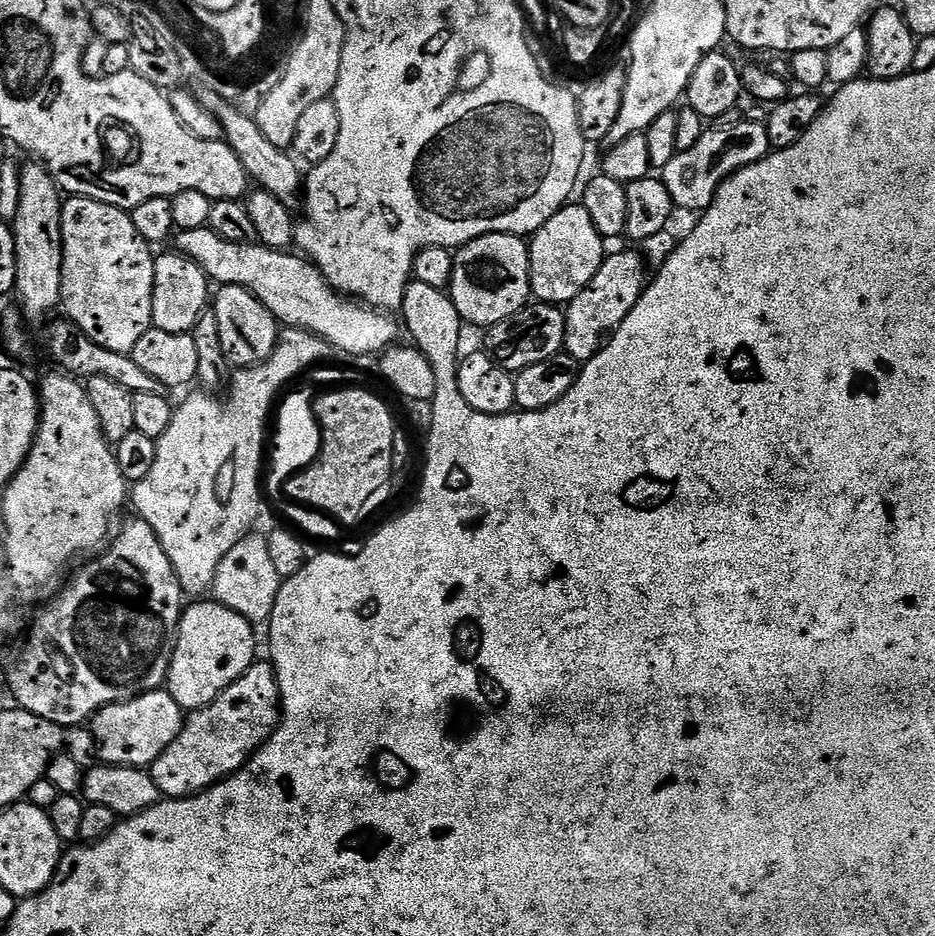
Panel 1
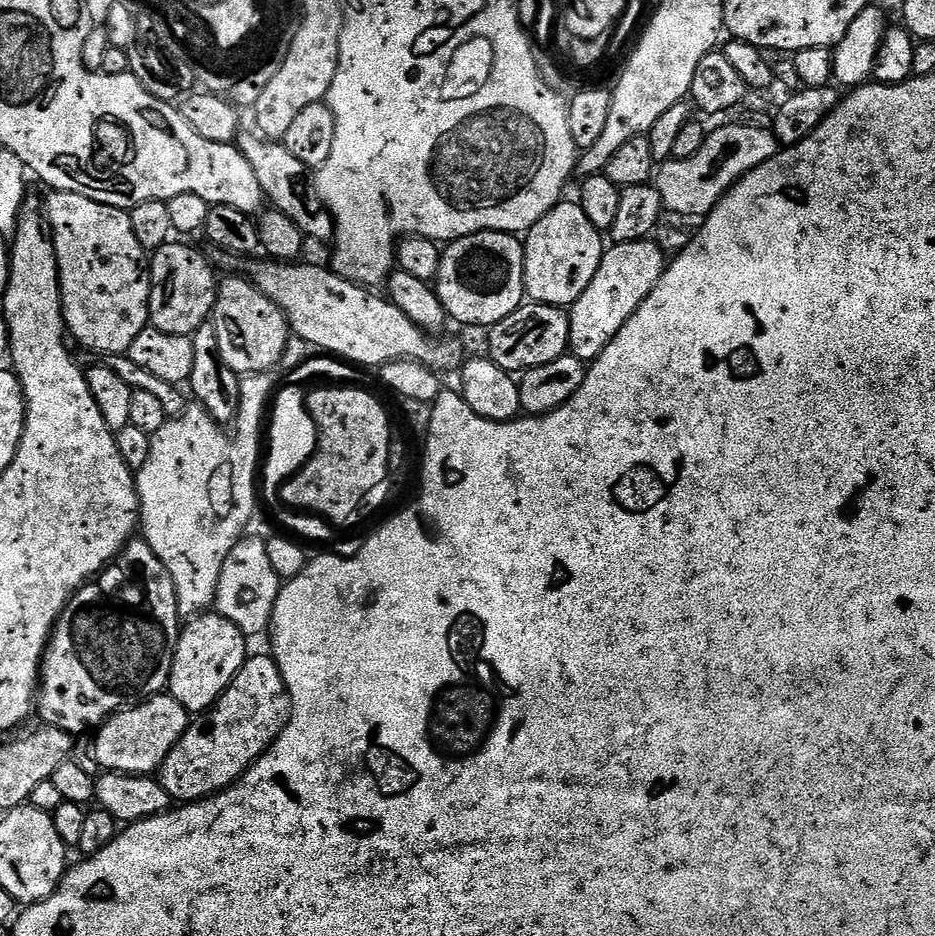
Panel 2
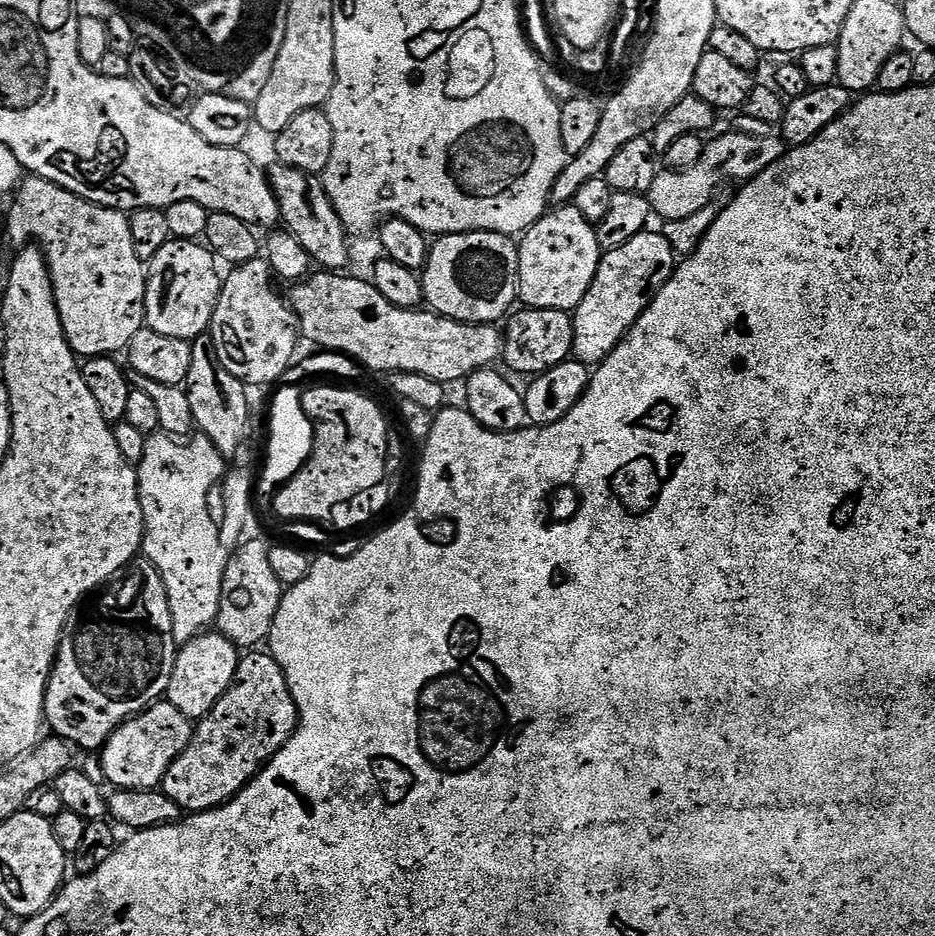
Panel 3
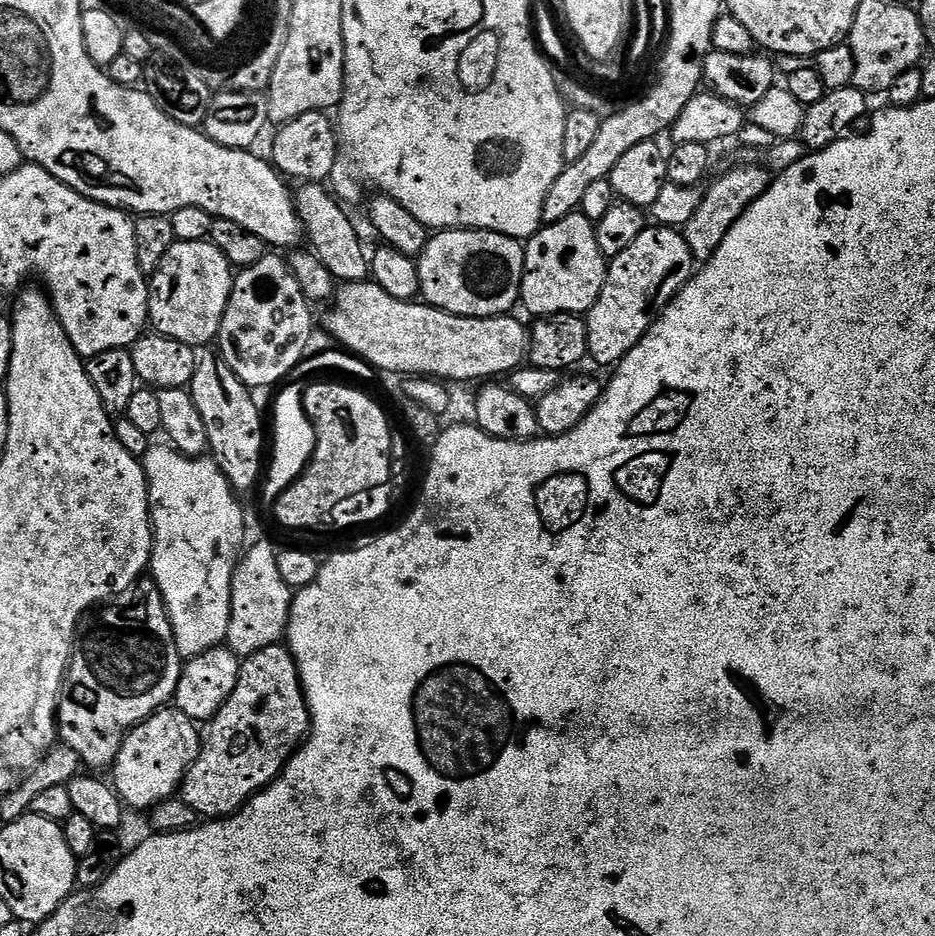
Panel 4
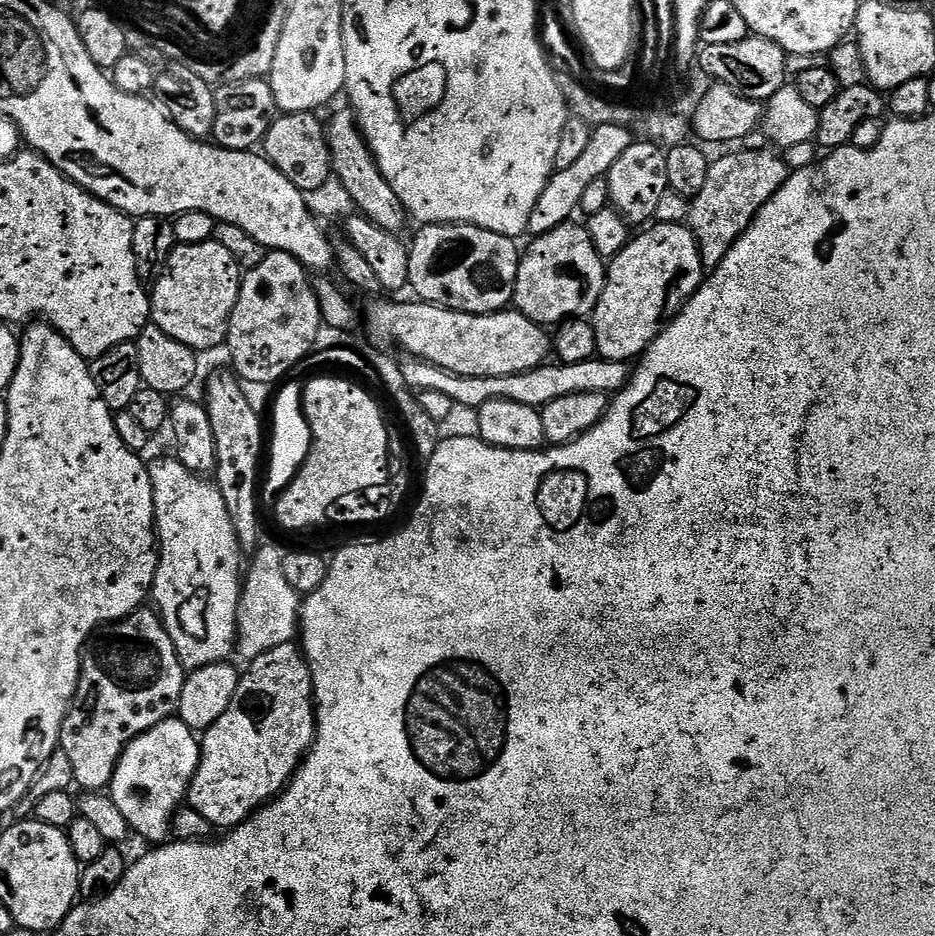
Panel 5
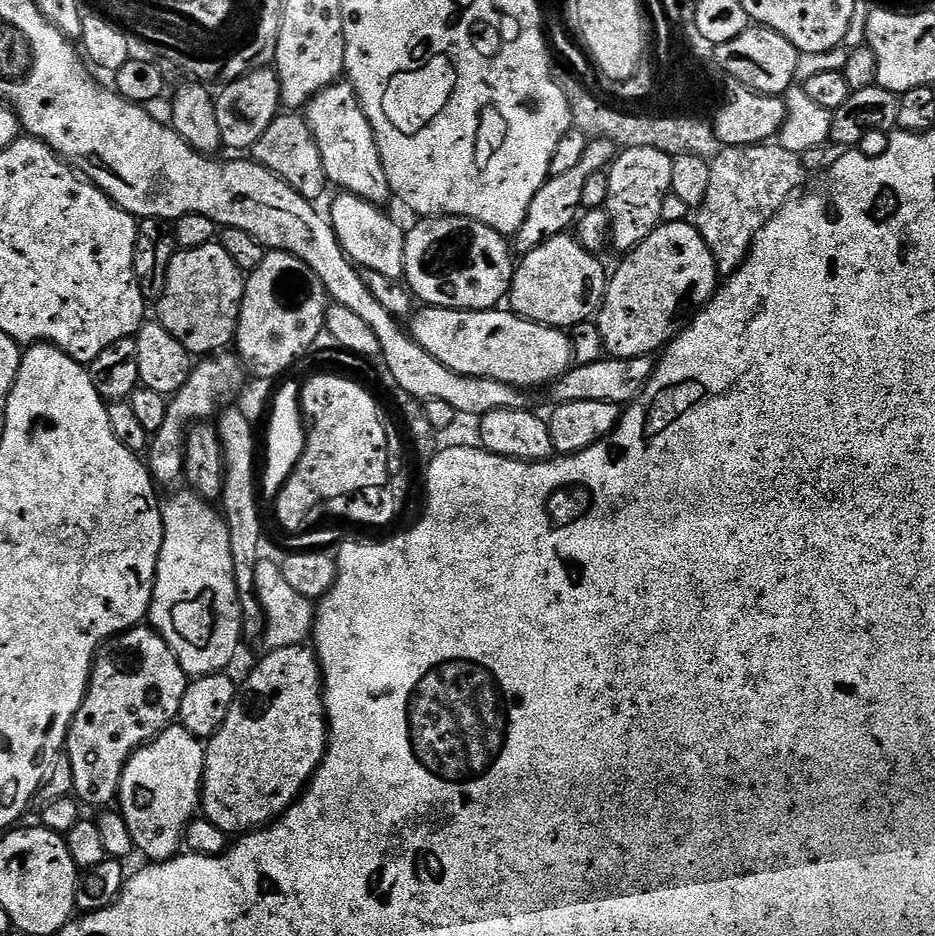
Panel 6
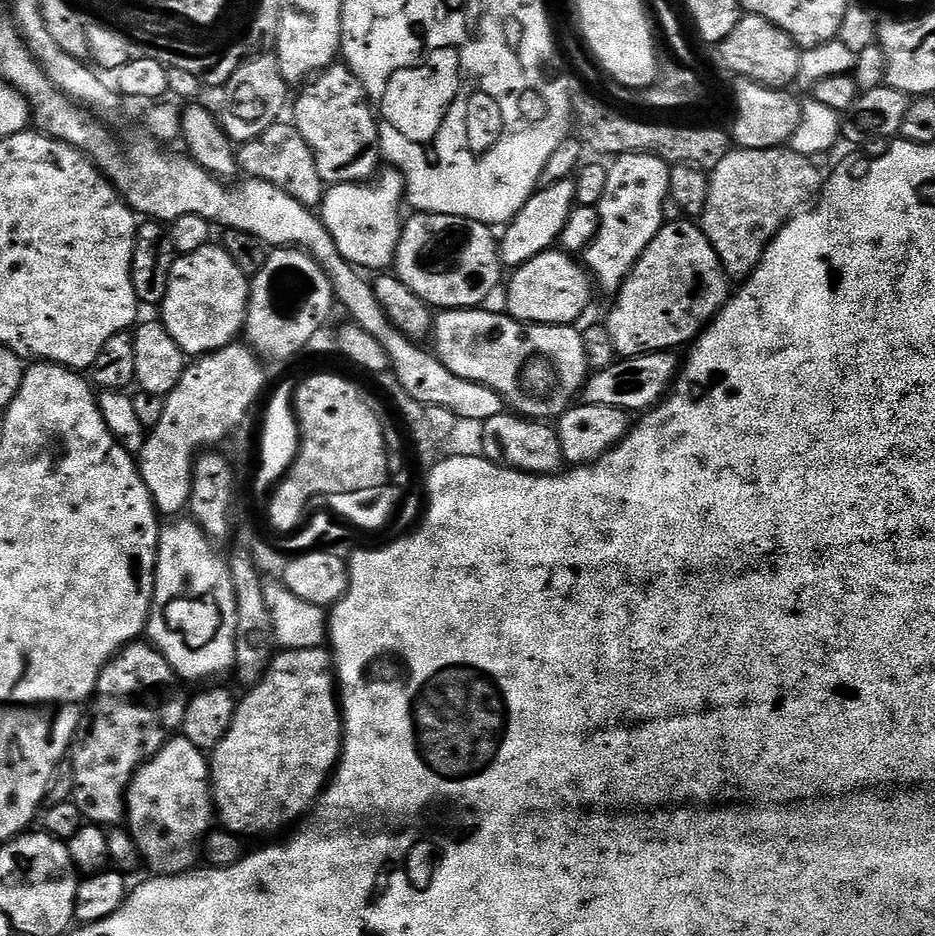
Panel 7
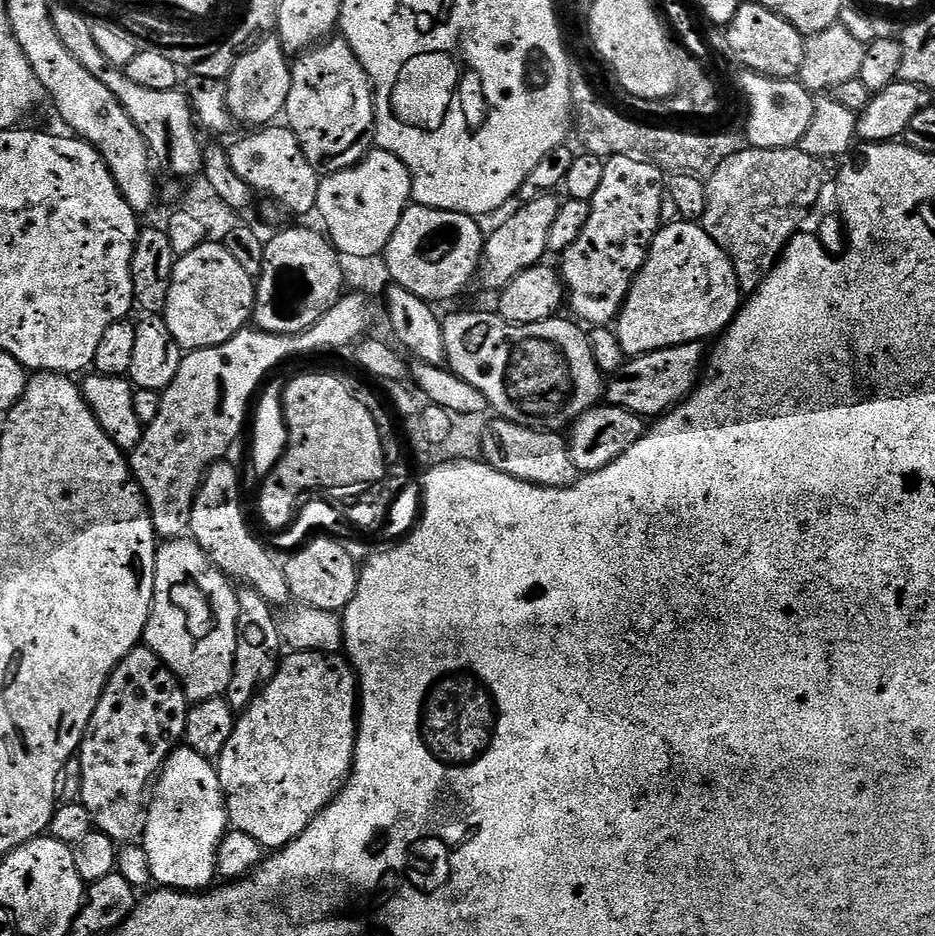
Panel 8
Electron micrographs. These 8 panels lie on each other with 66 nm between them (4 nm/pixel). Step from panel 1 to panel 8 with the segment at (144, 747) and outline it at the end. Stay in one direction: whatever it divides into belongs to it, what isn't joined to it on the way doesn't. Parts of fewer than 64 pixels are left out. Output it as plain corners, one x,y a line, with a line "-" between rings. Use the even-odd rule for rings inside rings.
178,746
156,777
144,813
142,847
153,881
161,889
177,892
199,894
211,889
212,879
218,876
218,846
228,831
228,811
215,763
193,748

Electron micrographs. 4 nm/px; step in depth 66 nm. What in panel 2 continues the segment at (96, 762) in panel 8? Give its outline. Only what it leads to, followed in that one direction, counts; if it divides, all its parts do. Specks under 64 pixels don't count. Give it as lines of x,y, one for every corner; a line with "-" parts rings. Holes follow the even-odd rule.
144,539
129,540
123,552
99,576
72,595
52,629
40,665
38,716
40,712
44,719
41,721
49,728
80,738
83,732
99,729
115,712
123,712
125,708
161,695
168,687
181,631
182,617
174,578
170,578
166,566
162,566

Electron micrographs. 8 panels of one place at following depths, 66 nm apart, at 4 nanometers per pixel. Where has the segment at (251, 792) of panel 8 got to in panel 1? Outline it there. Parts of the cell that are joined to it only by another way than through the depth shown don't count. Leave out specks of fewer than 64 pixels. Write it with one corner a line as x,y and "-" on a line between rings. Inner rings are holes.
253,662
214,702
187,713
180,733
150,765
161,797
179,798
202,792
236,773
272,736
279,724
280,691
271,663

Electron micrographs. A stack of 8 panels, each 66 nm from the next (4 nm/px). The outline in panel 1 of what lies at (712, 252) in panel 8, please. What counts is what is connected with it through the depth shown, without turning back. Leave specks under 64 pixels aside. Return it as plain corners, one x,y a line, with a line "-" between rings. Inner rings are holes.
639,251
616,252
605,255
598,274
567,305
564,321
566,322
566,338
564,352
575,360
587,362
594,358
602,345
616,331
621,322
634,310
638,298
645,290
650,279
646,271
645,257

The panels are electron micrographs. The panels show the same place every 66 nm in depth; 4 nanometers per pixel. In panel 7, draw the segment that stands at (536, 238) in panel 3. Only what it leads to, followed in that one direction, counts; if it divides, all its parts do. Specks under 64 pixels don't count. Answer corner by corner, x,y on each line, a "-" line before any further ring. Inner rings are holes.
549,250
530,258
530,262
520,265
511,273
512,281
508,284
507,315
518,321
530,324
566,324
575,325
576,319
592,304
594,281
587,268
575,255
559,250

